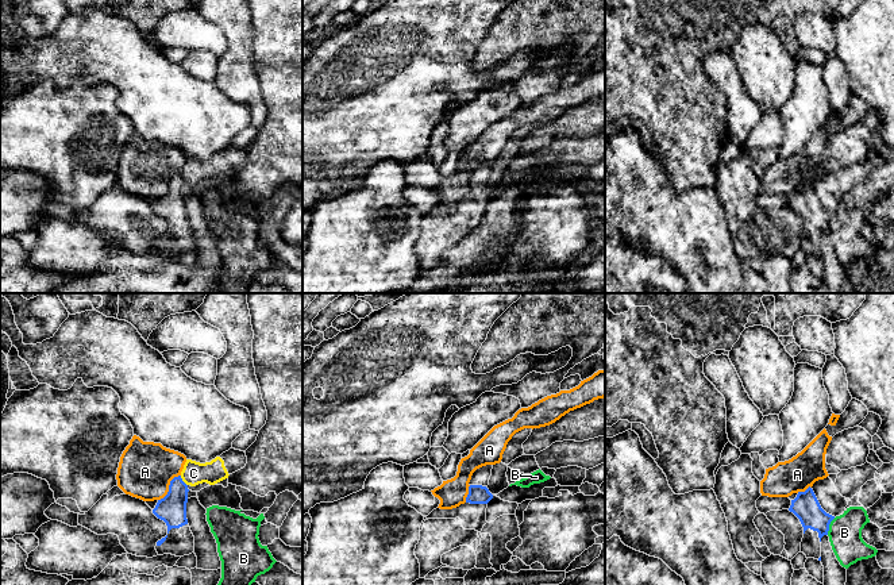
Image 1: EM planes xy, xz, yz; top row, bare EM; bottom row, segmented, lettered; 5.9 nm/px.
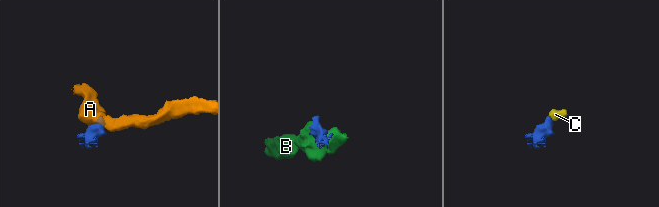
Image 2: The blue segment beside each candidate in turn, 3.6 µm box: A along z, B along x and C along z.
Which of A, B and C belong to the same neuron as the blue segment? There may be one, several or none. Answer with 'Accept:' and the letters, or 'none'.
Accept: none

